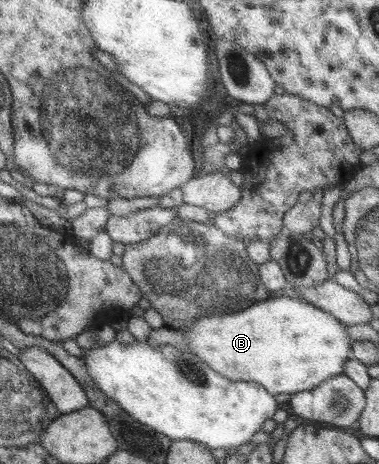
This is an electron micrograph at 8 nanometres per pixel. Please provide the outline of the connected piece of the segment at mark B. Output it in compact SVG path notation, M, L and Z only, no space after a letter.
M289 296L255 302L255 305L239 313L199 317L187 330L181 331L186 333L187 351L197 355L197 358L211 366L215 372L230 378L231 381L258 383L275 395L294 394L317 388L330 377L345 373L347 361L354 358L351 352L353 341L334 314L319 309L311 302L303 302Z

